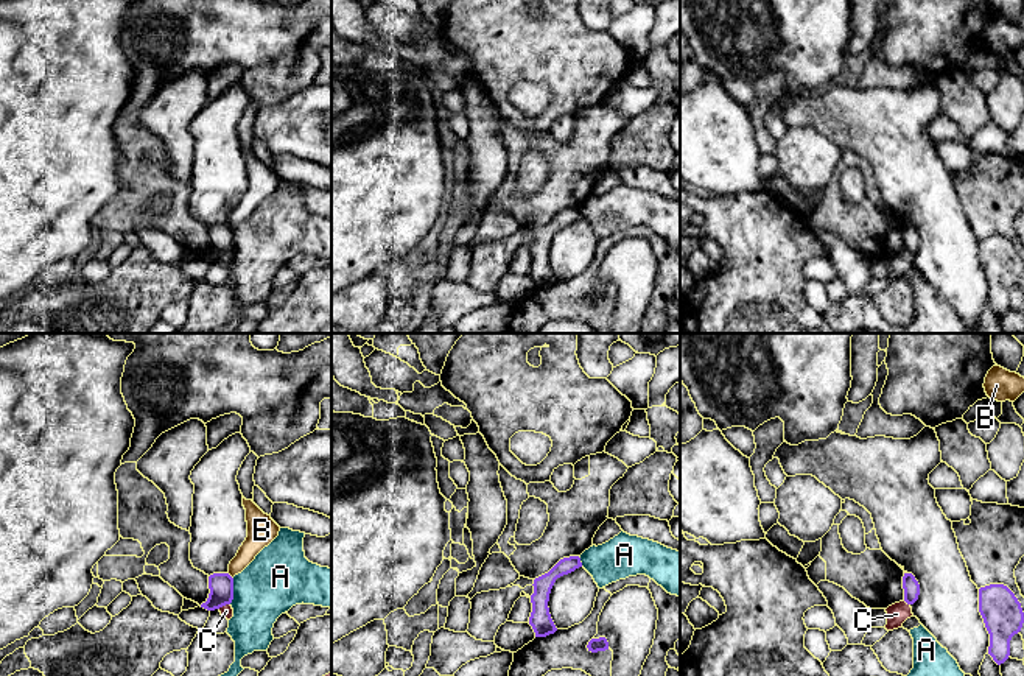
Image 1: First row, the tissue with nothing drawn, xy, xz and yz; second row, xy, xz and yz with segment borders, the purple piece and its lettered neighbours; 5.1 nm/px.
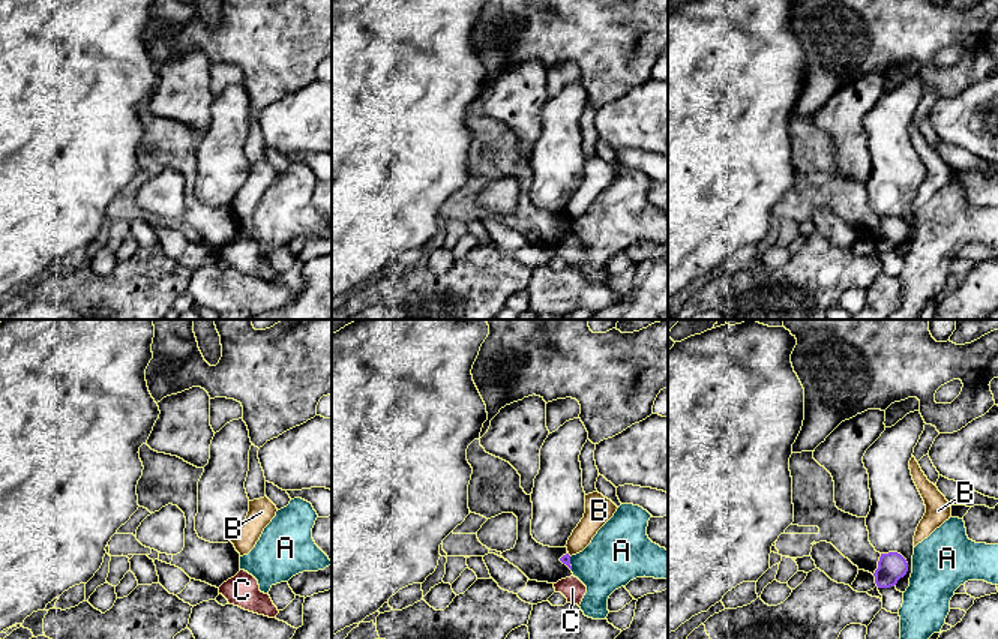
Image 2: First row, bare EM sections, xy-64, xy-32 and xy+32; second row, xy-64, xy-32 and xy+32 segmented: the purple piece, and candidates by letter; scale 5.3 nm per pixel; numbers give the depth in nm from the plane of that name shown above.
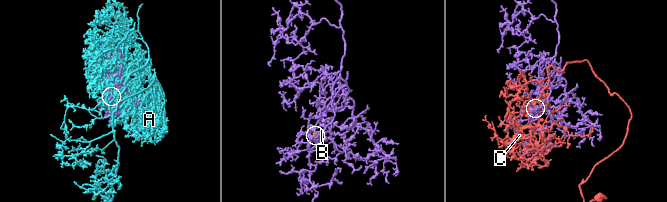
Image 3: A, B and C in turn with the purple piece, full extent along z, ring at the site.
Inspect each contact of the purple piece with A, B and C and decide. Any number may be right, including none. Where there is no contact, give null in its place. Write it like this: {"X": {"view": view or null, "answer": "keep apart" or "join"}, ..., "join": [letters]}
{"A": {"view": "xy", "answer": "keep apart"}, "B": {"view": "xy", "answer": "keep apart"}, "C": {"view": "xy", "answer": "keep apart"}, "join": []}

